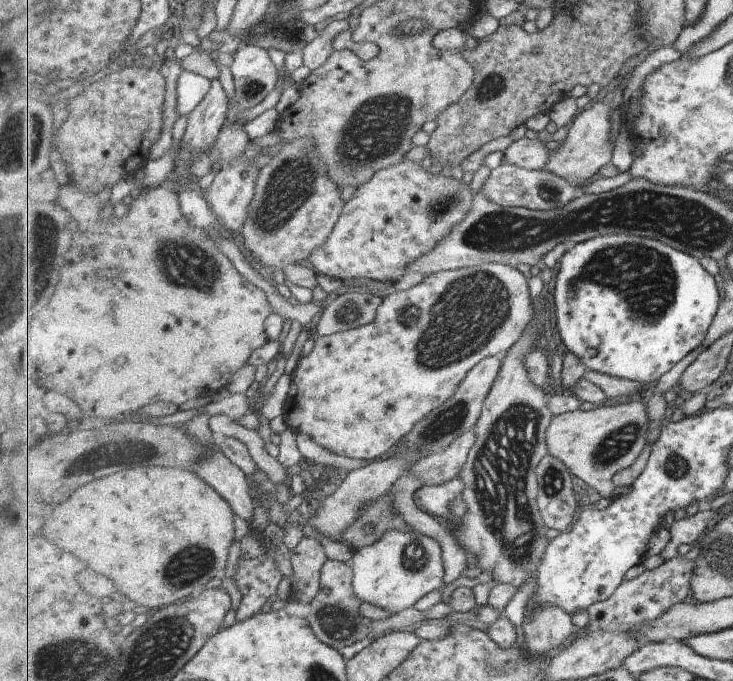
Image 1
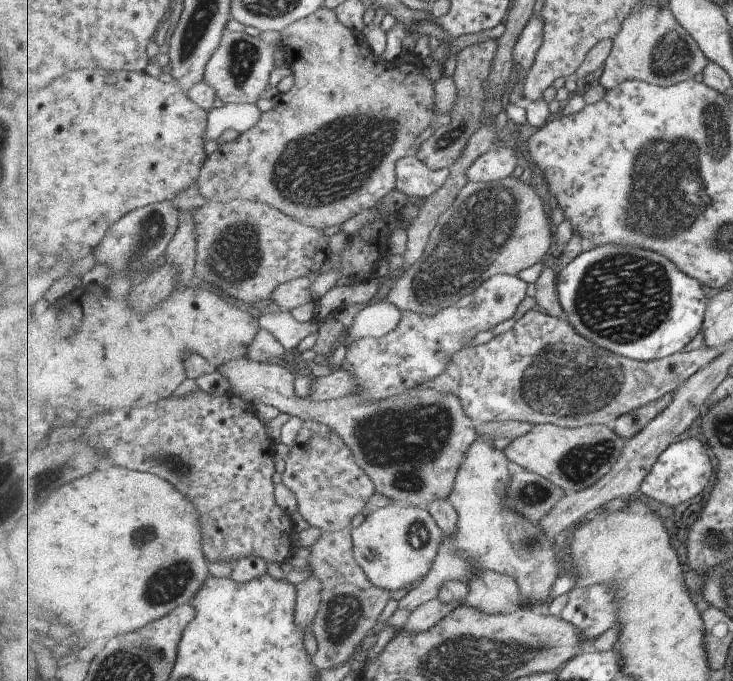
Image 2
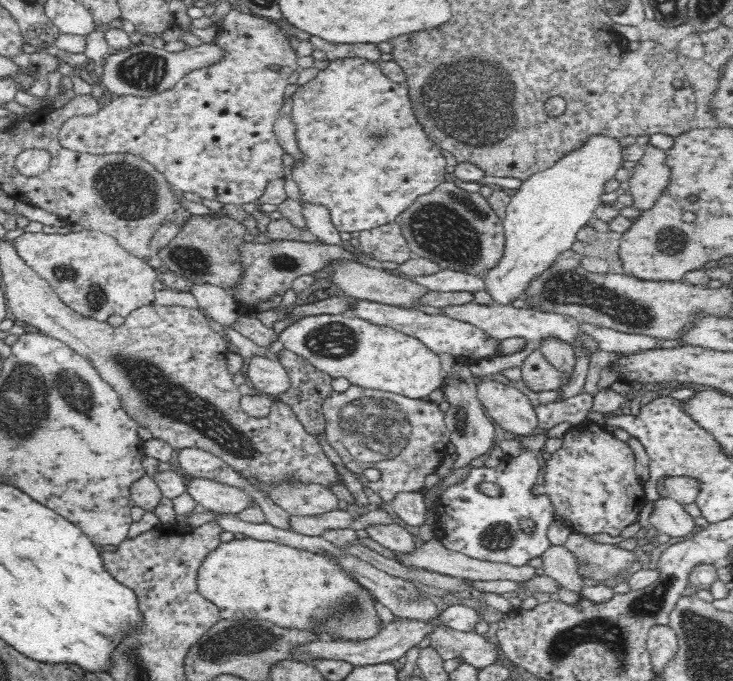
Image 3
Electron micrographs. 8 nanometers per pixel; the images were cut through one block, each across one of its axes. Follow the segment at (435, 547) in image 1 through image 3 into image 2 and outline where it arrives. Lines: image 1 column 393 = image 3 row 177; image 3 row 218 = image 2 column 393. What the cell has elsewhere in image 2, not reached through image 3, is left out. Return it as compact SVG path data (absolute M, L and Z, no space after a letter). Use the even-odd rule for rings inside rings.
M400 503L372 511L359 526L349 530L355 562L379 588L391 592L427 576L444 543L441 527L427 509Z

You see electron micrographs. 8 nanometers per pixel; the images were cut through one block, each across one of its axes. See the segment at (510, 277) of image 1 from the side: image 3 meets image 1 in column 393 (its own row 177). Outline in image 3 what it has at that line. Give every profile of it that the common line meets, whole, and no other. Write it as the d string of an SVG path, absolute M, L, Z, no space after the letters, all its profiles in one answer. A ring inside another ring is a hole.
M362 57L330 61L326 69L300 85L292 95L292 116L296 141L305 154L303 162L288 169L305 202L323 204L330 209L331 221L339 232L358 232L388 224L402 214L419 196L432 192L452 178L451 169L418 122L409 90L390 80L378 63Z

